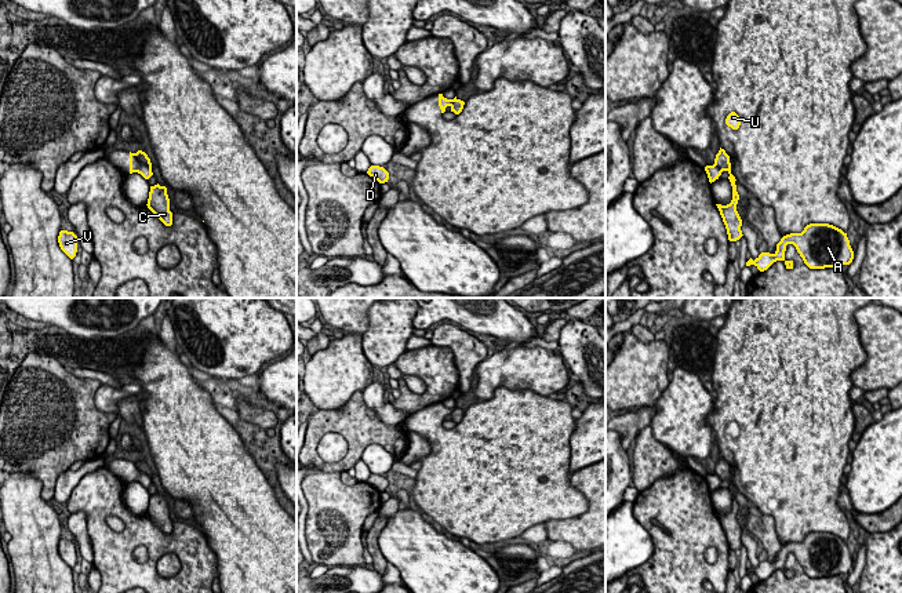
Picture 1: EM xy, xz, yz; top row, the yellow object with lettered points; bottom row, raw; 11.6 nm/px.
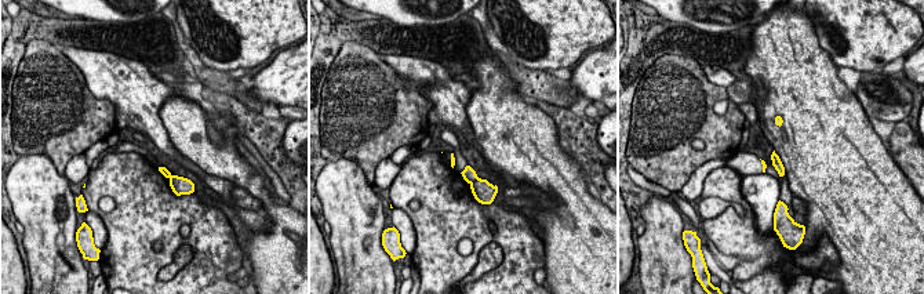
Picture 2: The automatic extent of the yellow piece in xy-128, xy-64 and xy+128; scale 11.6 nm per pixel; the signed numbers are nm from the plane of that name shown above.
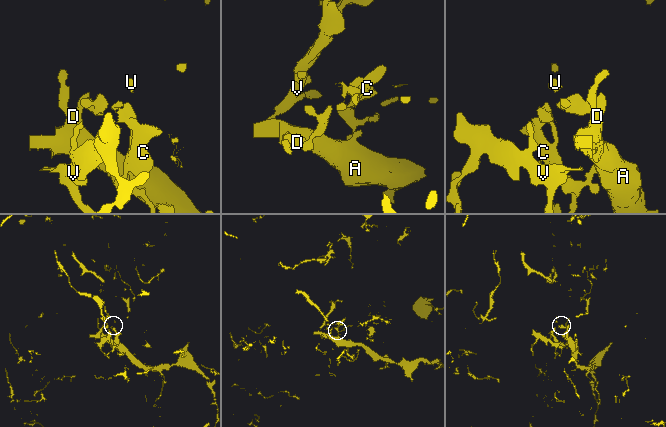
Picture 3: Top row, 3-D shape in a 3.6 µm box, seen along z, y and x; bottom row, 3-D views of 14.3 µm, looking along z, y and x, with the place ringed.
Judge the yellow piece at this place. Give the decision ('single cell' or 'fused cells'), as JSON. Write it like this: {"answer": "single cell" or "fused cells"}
{"answer": "fused cells"}

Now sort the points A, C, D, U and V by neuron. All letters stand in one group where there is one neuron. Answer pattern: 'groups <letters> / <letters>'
groups A C D V / U

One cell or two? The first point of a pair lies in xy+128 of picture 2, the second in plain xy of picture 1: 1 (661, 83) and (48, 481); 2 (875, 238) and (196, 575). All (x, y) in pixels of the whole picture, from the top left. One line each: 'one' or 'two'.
1: one
2: two

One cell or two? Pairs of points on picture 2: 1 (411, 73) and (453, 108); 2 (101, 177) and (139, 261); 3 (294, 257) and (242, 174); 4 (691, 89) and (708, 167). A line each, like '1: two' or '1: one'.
1: one
2: one
3: one
4: two

